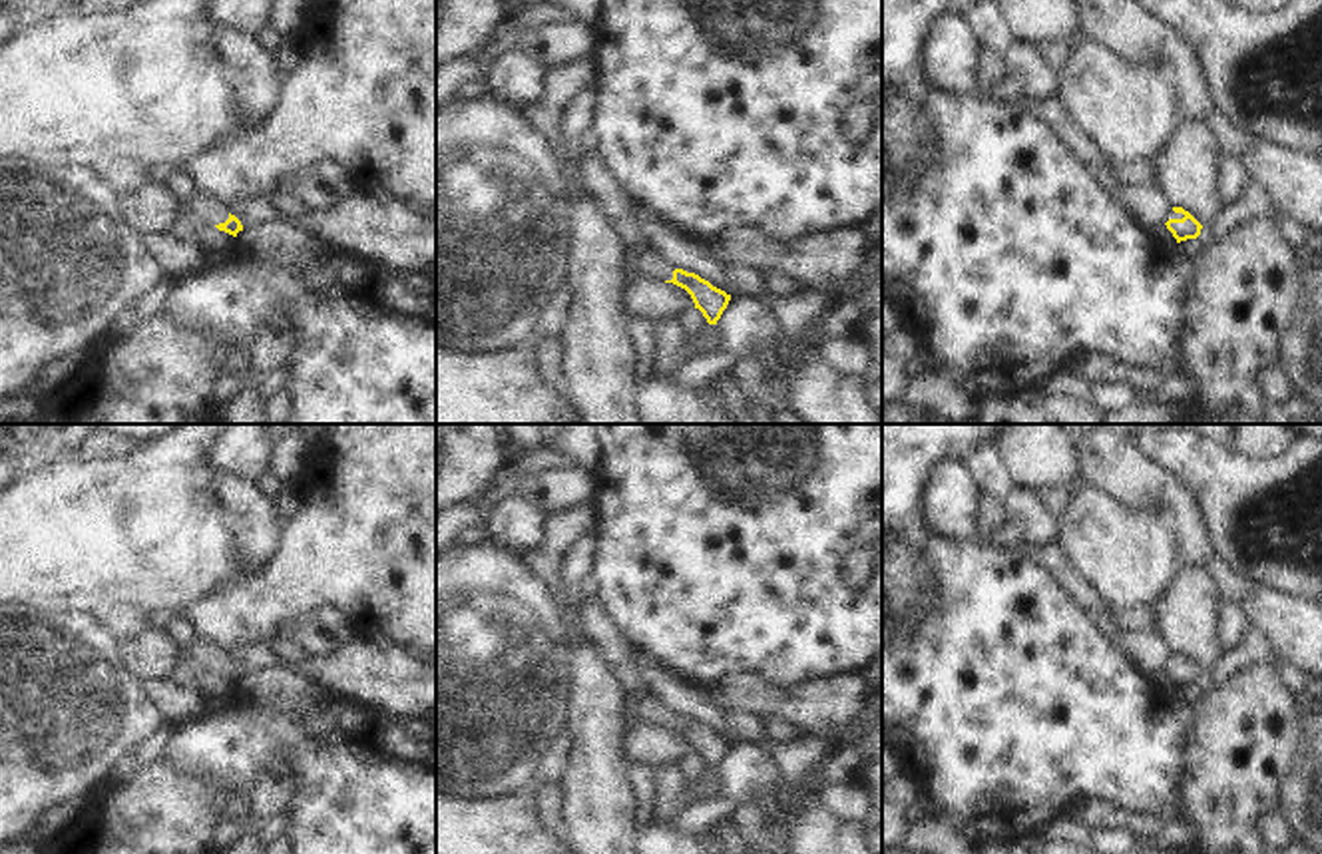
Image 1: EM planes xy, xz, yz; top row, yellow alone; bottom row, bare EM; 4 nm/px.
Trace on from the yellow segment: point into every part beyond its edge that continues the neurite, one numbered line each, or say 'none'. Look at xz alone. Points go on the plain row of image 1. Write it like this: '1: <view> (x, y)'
1: xz (650, 709)

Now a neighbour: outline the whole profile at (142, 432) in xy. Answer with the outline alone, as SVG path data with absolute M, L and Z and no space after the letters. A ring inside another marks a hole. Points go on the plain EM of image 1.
M92 424L100 434L137 440L141 446L159 440L183 424Z

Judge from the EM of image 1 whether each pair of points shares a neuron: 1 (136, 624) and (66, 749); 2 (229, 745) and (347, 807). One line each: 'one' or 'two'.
1: two
2: one

